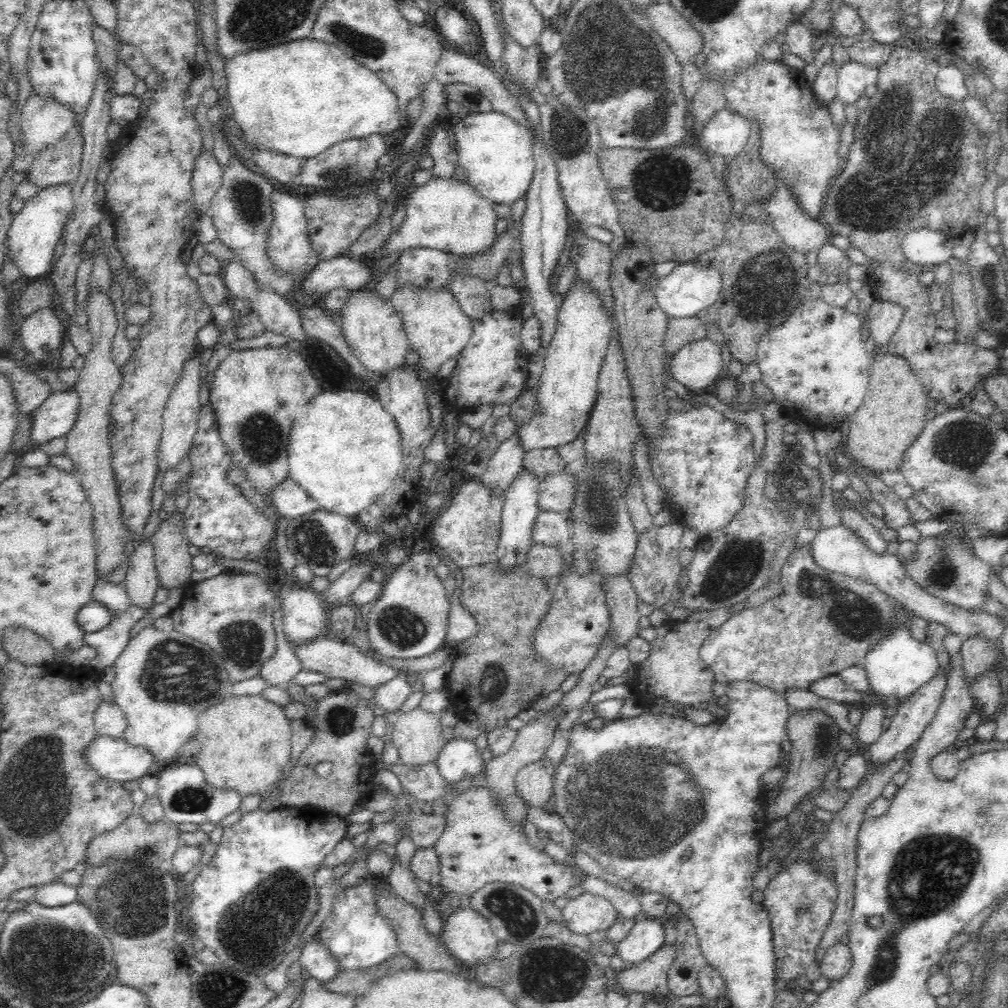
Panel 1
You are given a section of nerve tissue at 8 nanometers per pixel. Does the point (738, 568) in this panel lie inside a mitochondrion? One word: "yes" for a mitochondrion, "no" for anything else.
yes

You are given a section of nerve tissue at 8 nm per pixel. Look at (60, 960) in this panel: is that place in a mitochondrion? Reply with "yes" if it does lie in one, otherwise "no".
yes

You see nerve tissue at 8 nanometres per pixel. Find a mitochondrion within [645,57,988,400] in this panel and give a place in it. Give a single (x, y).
(909, 140)

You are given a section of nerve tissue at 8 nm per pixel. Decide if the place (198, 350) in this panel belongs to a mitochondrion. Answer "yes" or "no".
no

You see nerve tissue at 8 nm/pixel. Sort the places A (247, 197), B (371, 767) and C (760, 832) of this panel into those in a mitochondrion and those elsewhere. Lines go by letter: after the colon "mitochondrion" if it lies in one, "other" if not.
A: mitochondrion
B: other
C: other

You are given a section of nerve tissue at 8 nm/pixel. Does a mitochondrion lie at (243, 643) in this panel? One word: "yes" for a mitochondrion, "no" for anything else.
yes

